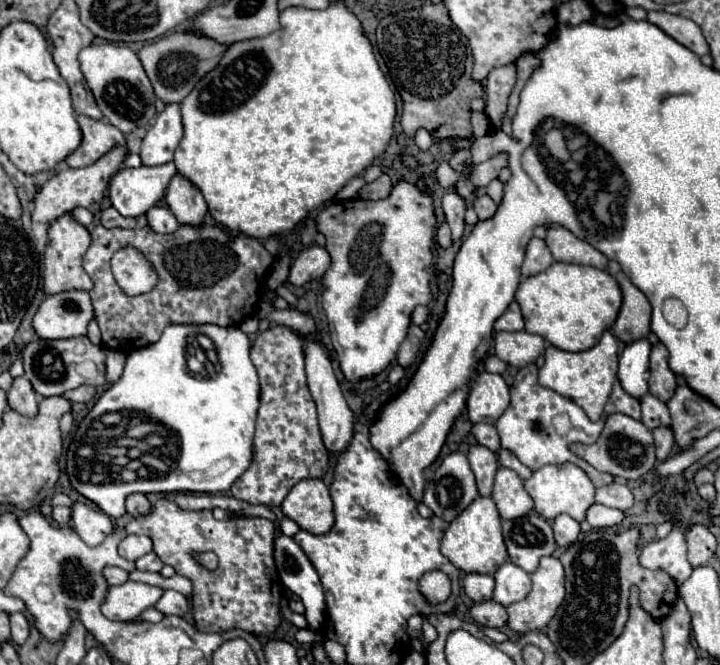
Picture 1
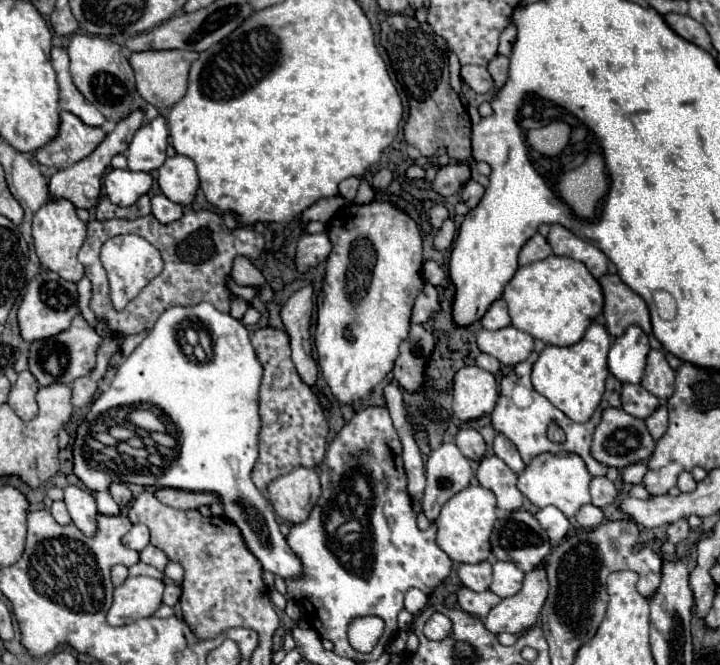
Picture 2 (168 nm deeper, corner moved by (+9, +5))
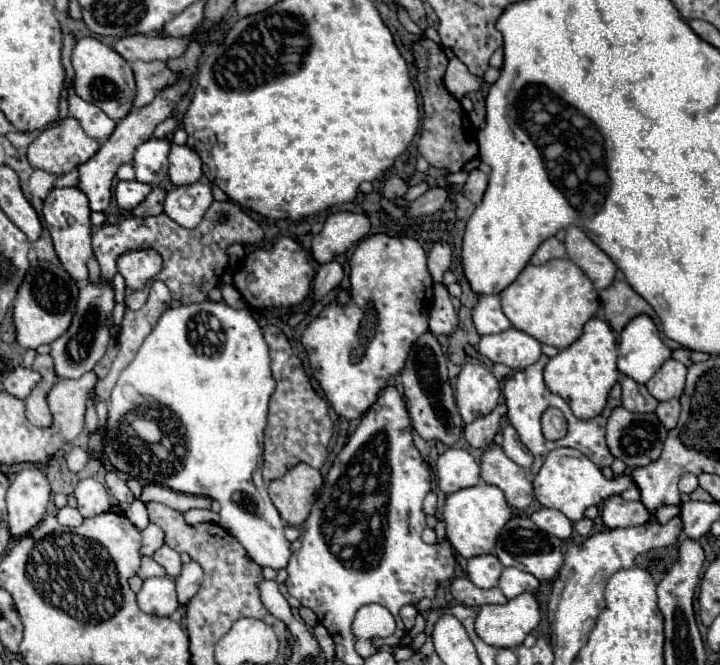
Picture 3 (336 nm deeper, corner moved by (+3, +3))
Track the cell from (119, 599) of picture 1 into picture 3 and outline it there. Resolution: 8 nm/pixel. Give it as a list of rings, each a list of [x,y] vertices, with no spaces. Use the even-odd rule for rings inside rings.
[[[152,577],[146,579],[138,593],[138,607],[144,613],[168,617],[178,609],[176,585],[170,577]]]

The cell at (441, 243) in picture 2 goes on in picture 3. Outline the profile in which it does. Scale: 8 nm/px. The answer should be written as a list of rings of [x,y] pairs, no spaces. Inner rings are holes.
[[[438,241],[434,243],[430,255],[428,255],[428,271],[432,275],[434,281],[442,281],[444,271],[450,267],[452,261],[452,249],[446,241]]]

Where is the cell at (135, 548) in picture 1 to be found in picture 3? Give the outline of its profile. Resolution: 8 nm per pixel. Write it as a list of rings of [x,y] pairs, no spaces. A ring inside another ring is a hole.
[[[150,523],[146,529],[142,529],[142,547],[140,547],[142,555],[152,555],[162,545],[164,545],[164,531],[160,527]]]

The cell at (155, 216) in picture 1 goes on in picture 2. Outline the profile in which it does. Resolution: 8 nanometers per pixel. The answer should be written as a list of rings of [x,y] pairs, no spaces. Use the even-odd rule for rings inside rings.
[[[154,195],[152,197],[152,215],[160,223],[172,223],[178,221],[184,213],[184,207],[178,203],[172,203],[166,195]]]

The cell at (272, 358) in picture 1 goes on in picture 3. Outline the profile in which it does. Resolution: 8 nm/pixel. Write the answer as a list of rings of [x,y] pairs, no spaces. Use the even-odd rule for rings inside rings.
[[[268,325],[264,327],[264,339],[270,347],[272,375],[276,379],[264,441],[264,481],[270,483],[284,477],[288,469],[300,463],[320,469],[328,457],[328,443],[332,439],[334,425],[328,415],[328,403],[314,391],[310,377],[306,375],[302,361],[294,355],[288,337],[276,325]]]

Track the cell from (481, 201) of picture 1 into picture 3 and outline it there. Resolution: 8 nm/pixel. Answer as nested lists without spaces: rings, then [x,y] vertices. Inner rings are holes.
[[[474,169],[474,171],[470,171],[470,177],[468,177],[466,185],[464,185],[464,195],[474,205],[478,205],[482,201],[482,195],[484,195],[486,187],[488,187],[488,175],[484,175],[480,169]]]

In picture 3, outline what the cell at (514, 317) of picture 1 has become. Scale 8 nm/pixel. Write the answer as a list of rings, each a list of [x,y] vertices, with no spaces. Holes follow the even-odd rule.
[[[480,295],[478,303],[472,311],[474,325],[480,335],[490,335],[490,333],[502,333],[512,327],[510,319],[504,315],[500,307],[500,297],[498,295]]]

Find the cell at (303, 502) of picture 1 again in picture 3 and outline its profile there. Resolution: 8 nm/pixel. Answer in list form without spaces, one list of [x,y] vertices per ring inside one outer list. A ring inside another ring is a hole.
[[[300,463],[284,477],[272,481],[268,485],[268,495],[276,505],[280,517],[294,527],[300,527],[308,519],[322,483],[324,479],[318,469]]]

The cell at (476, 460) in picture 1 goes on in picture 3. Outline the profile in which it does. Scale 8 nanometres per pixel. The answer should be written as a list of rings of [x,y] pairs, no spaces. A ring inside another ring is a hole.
[[[498,405],[496,411],[476,419],[474,423],[464,427],[464,439],[476,447],[476,449],[488,449],[494,435],[498,433],[500,427],[500,417],[506,413],[506,405]]]

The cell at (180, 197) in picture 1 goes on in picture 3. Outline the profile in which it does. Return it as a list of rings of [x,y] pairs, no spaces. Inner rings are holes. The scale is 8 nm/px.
[[[172,143],[168,177],[170,177],[172,185],[176,185],[176,187],[198,183],[202,179],[202,161],[196,155],[196,151],[192,151],[186,145]]]

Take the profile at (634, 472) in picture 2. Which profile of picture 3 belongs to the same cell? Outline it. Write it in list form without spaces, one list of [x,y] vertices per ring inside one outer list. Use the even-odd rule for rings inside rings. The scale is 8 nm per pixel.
[[[554,449],[548,453],[544,465],[540,467],[538,475],[532,481],[534,495],[544,507],[552,507],[562,511],[570,521],[580,521],[584,511],[590,505],[600,505],[604,499],[612,495],[620,495],[624,489],[634,487],[634,479],[630,473],[624,473],[616,479],[606,479],[602,471],[580,451],[576,449]]]

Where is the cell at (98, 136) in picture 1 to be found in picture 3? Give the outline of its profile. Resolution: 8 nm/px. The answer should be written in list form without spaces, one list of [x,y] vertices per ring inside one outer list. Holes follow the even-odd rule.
[[[64,117],[60,119],[54,127],[44,129],[30,145],[28,145],[28,161],[34,169],[42,169],[54,175],[64,175],[70,173],[72,169],[78,167],[78,163],[86,163],[96,151],[100,149],[100,143],[92,137],[88,137],[80,123],[74,117]]]

